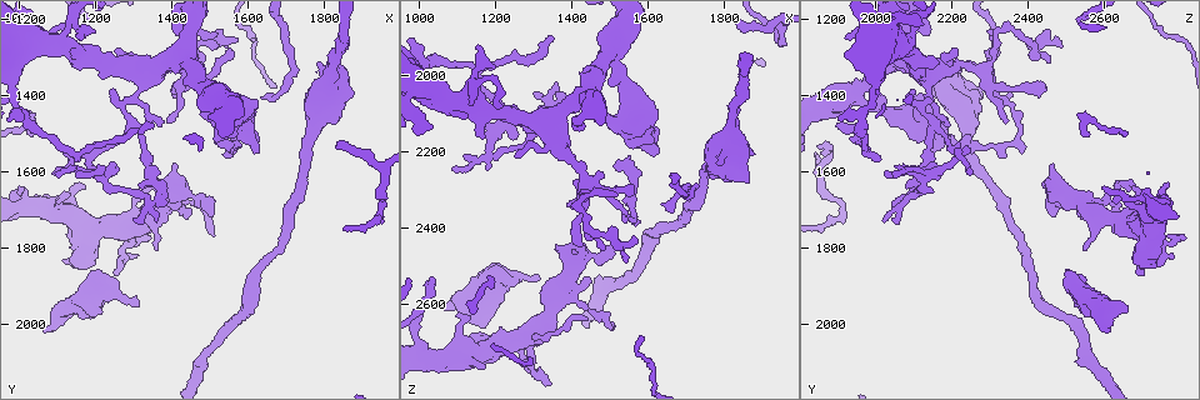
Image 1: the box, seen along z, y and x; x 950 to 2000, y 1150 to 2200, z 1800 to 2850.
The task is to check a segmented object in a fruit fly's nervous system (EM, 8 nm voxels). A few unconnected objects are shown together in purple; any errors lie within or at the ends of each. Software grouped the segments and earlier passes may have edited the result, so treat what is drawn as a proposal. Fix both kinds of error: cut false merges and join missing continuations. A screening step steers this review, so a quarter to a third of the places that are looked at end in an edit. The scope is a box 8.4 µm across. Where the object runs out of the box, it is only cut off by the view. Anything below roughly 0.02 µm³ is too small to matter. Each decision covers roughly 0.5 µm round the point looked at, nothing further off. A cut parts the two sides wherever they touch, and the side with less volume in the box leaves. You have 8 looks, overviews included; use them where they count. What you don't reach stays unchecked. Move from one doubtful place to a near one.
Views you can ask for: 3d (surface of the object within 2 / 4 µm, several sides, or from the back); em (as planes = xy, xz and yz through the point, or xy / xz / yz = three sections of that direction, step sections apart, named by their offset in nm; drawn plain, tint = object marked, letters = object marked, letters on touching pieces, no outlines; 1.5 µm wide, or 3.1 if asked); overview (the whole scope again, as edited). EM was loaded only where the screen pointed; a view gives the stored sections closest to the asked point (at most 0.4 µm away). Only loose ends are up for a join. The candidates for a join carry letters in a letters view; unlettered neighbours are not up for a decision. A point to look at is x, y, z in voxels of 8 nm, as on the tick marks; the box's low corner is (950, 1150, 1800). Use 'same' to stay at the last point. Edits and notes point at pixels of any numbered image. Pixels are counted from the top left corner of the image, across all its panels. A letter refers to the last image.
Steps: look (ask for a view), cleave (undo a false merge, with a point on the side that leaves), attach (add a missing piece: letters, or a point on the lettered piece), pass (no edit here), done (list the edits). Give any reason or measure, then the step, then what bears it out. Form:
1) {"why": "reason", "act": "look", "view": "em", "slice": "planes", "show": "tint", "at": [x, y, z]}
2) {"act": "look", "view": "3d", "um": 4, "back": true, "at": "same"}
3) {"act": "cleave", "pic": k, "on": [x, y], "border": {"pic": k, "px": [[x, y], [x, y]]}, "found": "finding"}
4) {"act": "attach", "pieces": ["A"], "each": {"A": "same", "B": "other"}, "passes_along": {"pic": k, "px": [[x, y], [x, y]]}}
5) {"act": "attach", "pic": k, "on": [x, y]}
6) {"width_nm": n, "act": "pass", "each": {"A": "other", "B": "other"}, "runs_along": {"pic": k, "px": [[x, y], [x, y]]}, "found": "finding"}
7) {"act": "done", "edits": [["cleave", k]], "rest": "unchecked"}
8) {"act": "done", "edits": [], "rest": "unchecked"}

{"why": "free end", "act": "look", "view": "3d", "um": 2, "back": true, "at": [1075, 2015, 2610]}

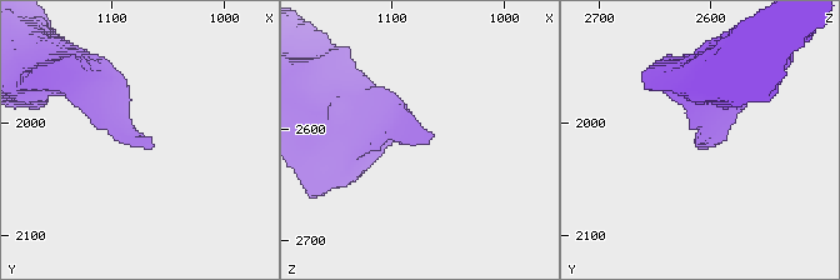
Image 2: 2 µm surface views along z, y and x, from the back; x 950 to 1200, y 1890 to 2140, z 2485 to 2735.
{"act": "look", "view": "em", "slice": "xy", "step": 8, "show": "letters", "at": [1072, 2012, 2612]}

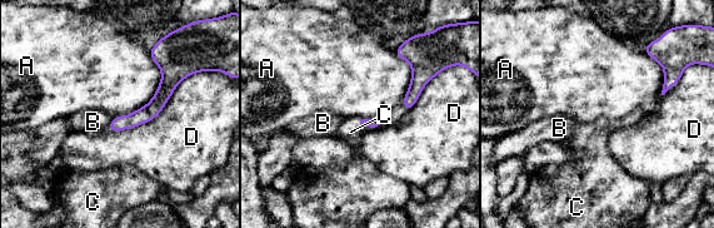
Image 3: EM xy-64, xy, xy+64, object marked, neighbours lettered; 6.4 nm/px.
{"act": "attach", "pieces": ["C"], "each": {"A": "other", "B": "other", "C": "same", "D": "other"}, "passes_along": {"pic": 3, "px": [[374, 123], [362, 125], [349, 130]]}, "found": "it goes on there"}

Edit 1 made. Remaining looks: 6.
{"act": "look", "view": "overview"}

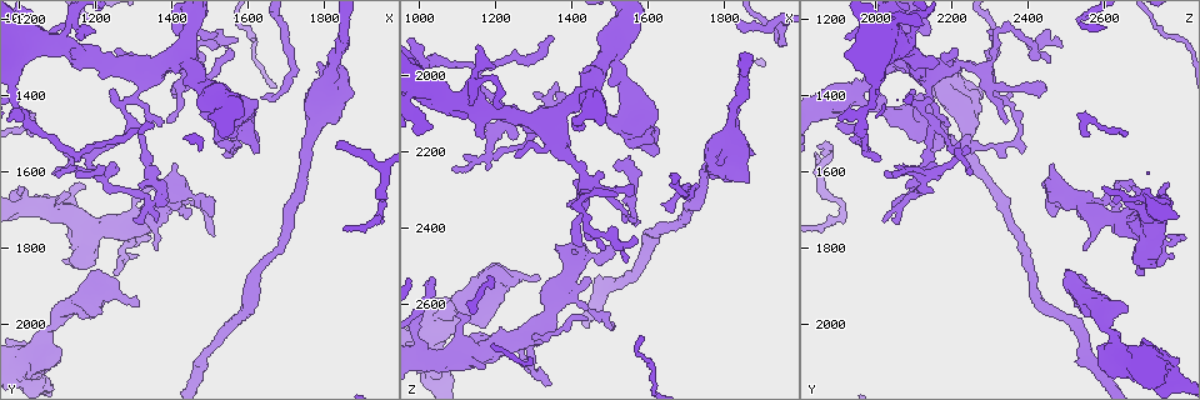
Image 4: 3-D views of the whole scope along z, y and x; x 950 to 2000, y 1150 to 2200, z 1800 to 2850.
{"why": "stops while still wide", "act": "look", "view": "3d", "um": 4, "at": [1360, 1625, 2450]}

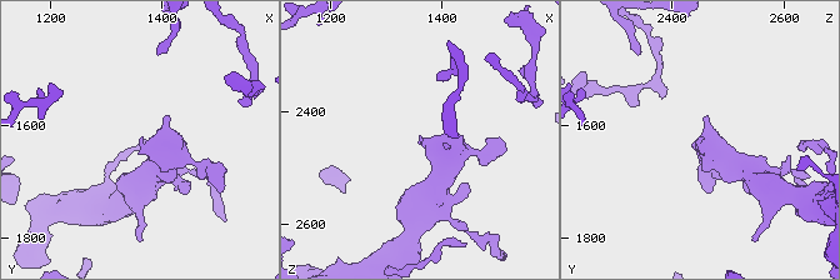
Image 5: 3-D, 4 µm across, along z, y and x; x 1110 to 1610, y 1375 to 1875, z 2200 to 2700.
{"why": "now the EM", "act": "look", "view": "em", "slice": "xy", "step": 8, "show": "plain", "at": [1360, 1630, 2440]}

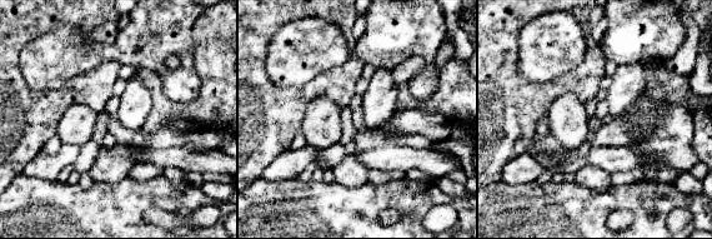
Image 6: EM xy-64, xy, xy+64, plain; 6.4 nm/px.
{"act": "look", "view": "em", "slice": "xy", "step": 8, "show": "letters", "at": "same"}

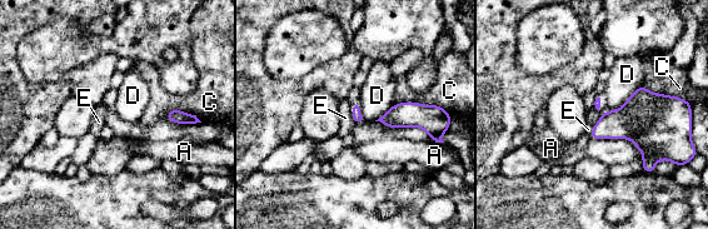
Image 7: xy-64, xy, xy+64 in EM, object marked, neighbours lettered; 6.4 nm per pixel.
{"act": "pass", "each": {"A": "other", "C": "other", "D": "other", "E": "other"}, "border": {"pic": 7, "px": [[639, 85], [621, 106], [608, 111]]}, "found": "none of them fits"}

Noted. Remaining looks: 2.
{"why": "thin end", "act": "look", "view": "em", "slice": "planes", "show": "letters", "at": [1540, 1270, 2490]}

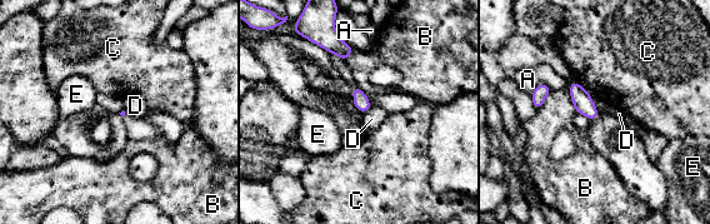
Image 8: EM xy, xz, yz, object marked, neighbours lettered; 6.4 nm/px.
{"act": "pass", "each": {"A": "other", "B": "other", "C": "other", "D": "other", "E": "other"}, "border": {"pic": 8, "px": [[371, 106], [363, 113]]}, "found": "no lettered piece goes on from it"}

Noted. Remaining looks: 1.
{"act": "done", "edits": [["attach", 3]], "rest": "unchecked"}

